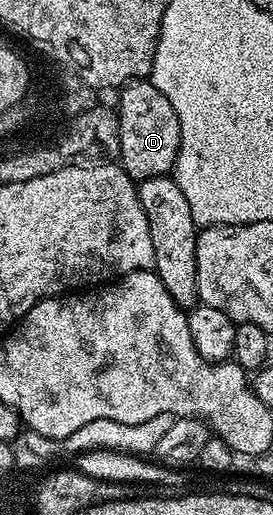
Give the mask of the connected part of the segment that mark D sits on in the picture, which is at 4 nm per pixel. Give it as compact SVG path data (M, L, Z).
M138 79L124 84L119 88L120 107L116 111L118 121L118 137L120 138L120 151L118 156L119 166L134 181L168 175L176 166L178 149L180 148L180 126L178 113L174 113L174 105L166 101L166 97L148 79Z

